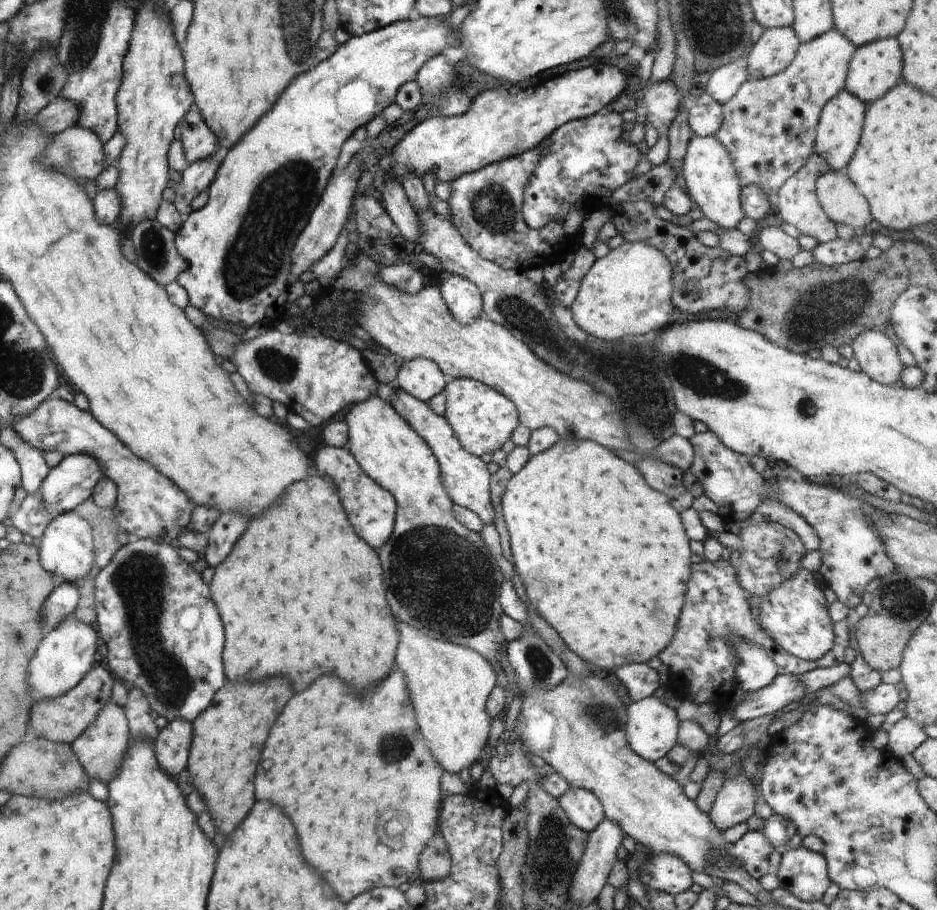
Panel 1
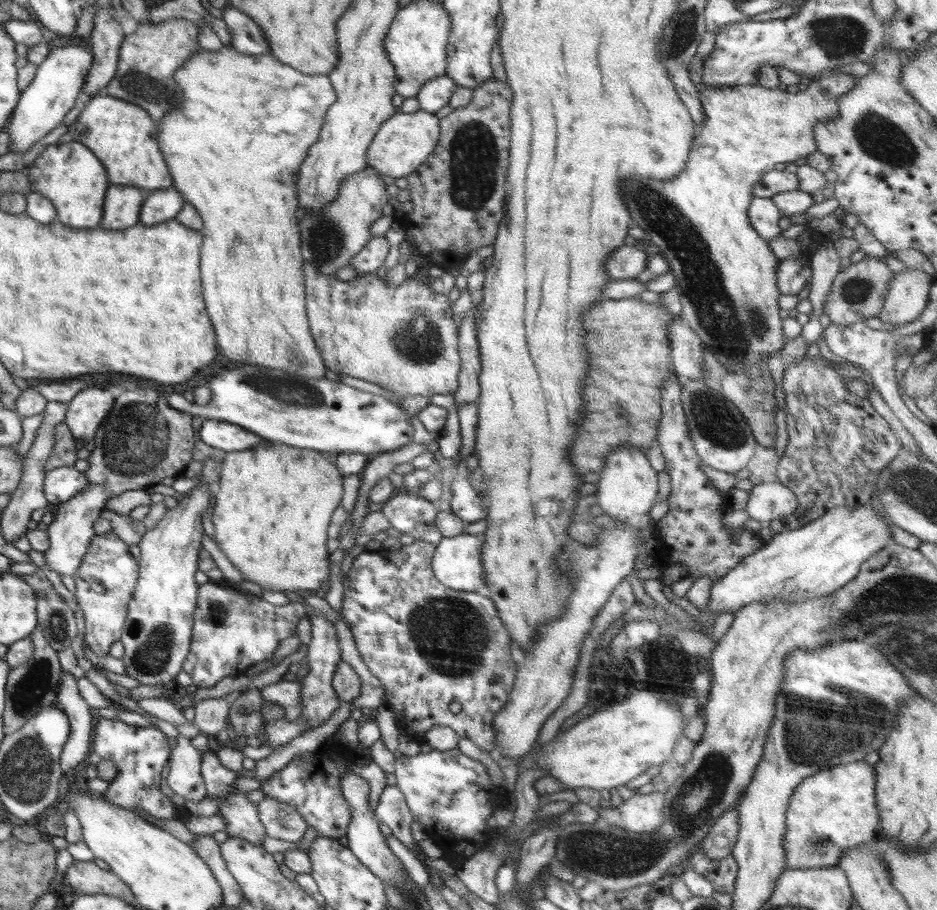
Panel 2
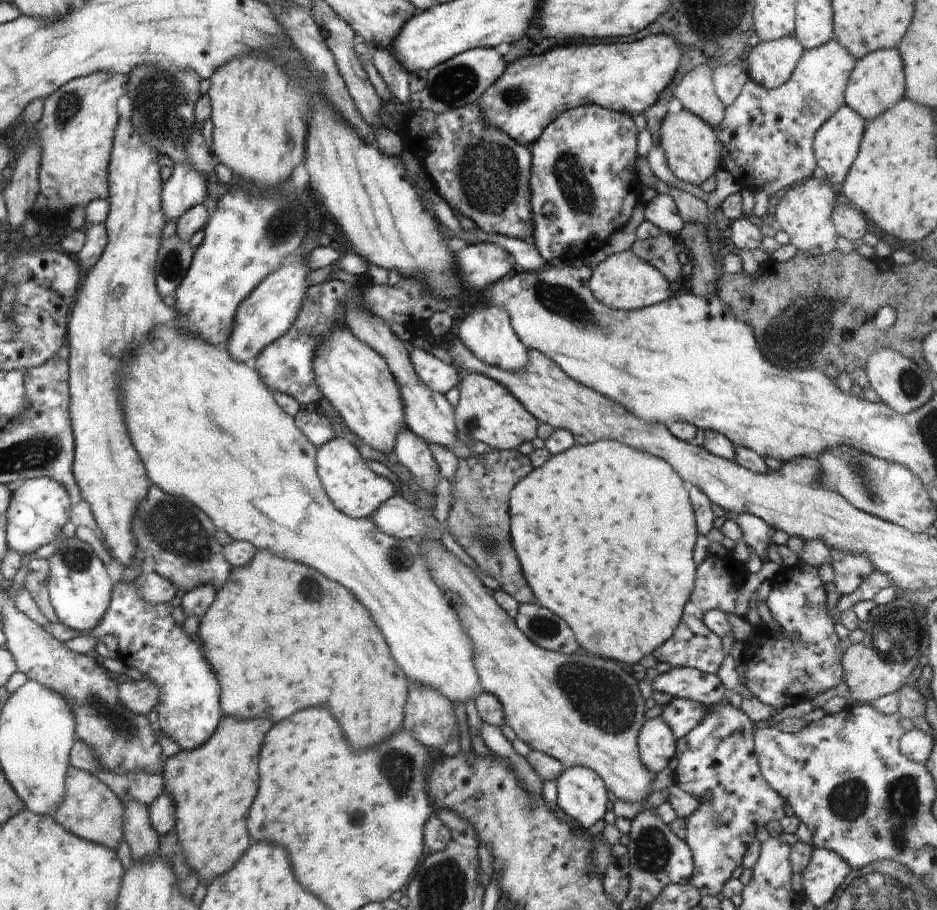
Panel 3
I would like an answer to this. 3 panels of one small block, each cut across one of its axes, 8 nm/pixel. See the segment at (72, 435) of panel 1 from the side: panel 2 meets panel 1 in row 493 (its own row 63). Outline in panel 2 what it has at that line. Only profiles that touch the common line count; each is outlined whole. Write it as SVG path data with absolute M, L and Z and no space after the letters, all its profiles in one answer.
M184 18L140 23L136 31L126 35L122 41L116 74L106 84L106 94L142 107L151 114L154 122L160 122L160 116L182 102L182 90L174 80L176 69L198 50L198 23Z

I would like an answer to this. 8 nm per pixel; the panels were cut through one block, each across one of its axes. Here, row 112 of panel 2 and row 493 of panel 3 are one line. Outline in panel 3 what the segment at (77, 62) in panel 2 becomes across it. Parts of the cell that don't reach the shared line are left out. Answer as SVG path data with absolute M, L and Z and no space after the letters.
M48 477L26 479L7 510L7 545L21 556L33 555L40 546L53 543L69 530L72 498L63 484Z

